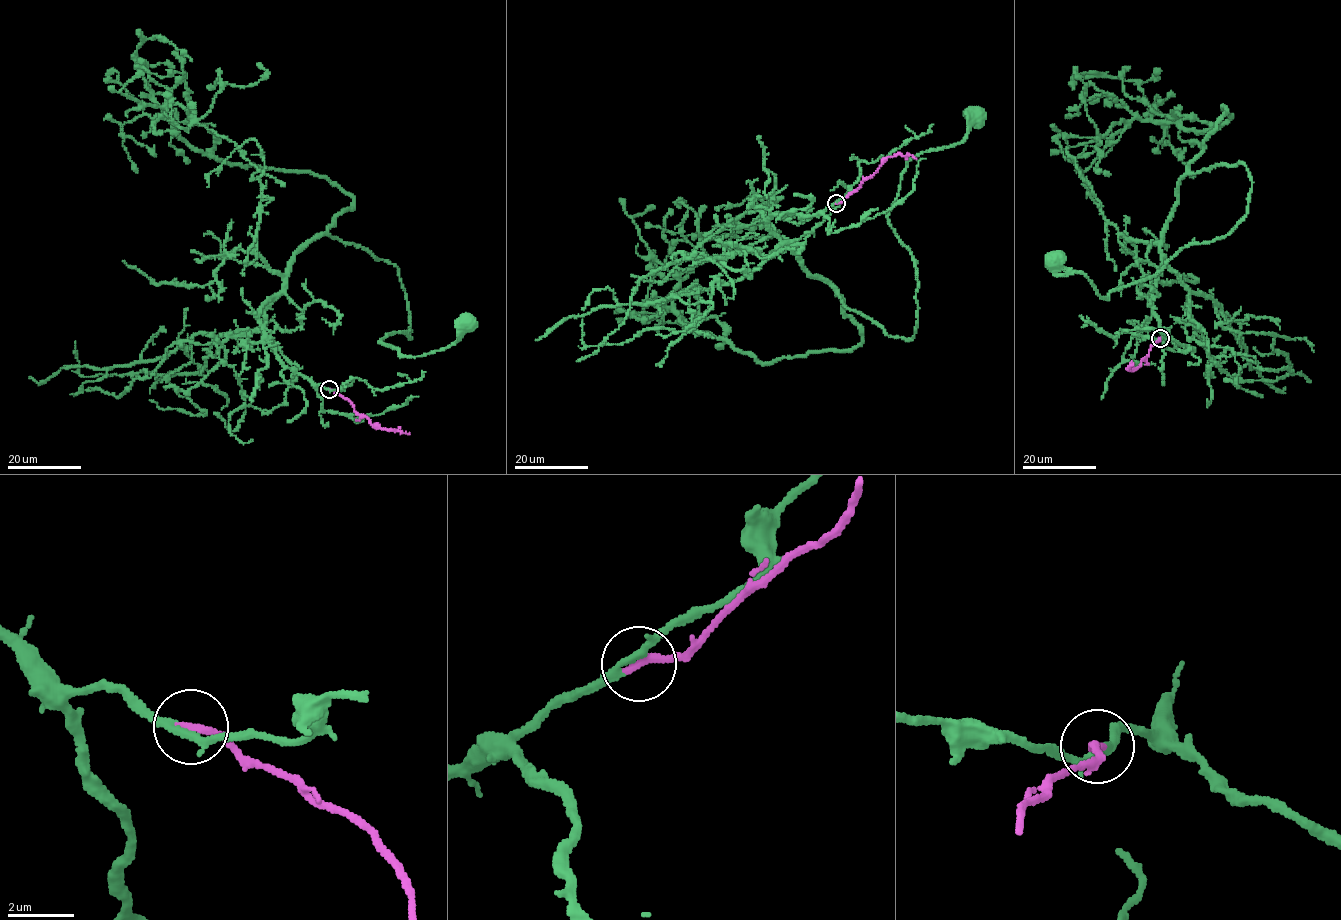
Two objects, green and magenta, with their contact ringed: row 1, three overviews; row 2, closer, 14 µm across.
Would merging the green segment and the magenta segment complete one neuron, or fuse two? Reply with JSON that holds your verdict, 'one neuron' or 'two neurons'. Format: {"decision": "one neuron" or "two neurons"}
{"decision": "one neuron"}

